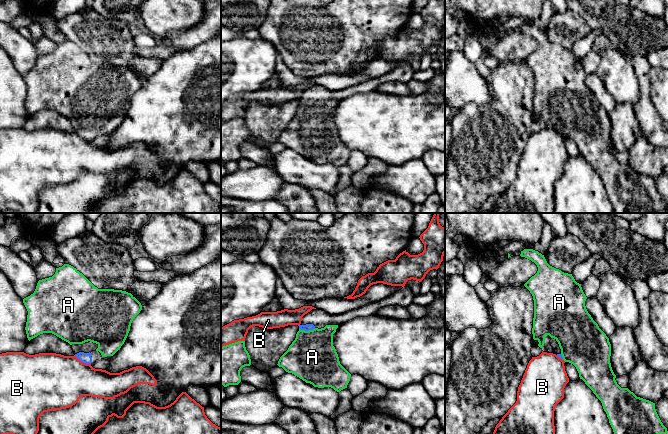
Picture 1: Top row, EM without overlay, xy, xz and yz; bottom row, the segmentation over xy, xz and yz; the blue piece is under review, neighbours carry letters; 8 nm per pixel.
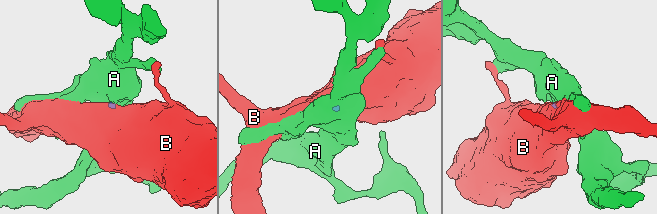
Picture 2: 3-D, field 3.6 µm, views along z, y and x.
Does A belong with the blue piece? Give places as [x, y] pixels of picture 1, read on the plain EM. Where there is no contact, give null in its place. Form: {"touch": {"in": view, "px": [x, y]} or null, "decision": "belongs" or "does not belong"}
{"touch": {"in": "xz", "px": [307, 106]}, "decision": "belongs"}

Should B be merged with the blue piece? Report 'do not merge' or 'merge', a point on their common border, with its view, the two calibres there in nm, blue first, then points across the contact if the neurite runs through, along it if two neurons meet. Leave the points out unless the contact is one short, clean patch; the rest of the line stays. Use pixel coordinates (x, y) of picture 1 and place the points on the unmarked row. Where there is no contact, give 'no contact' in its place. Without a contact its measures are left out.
do not merge; contact xy (82, 137); calibres 80 and 420 nm; border xy (74, 131), (81, 137), (90, 140)

